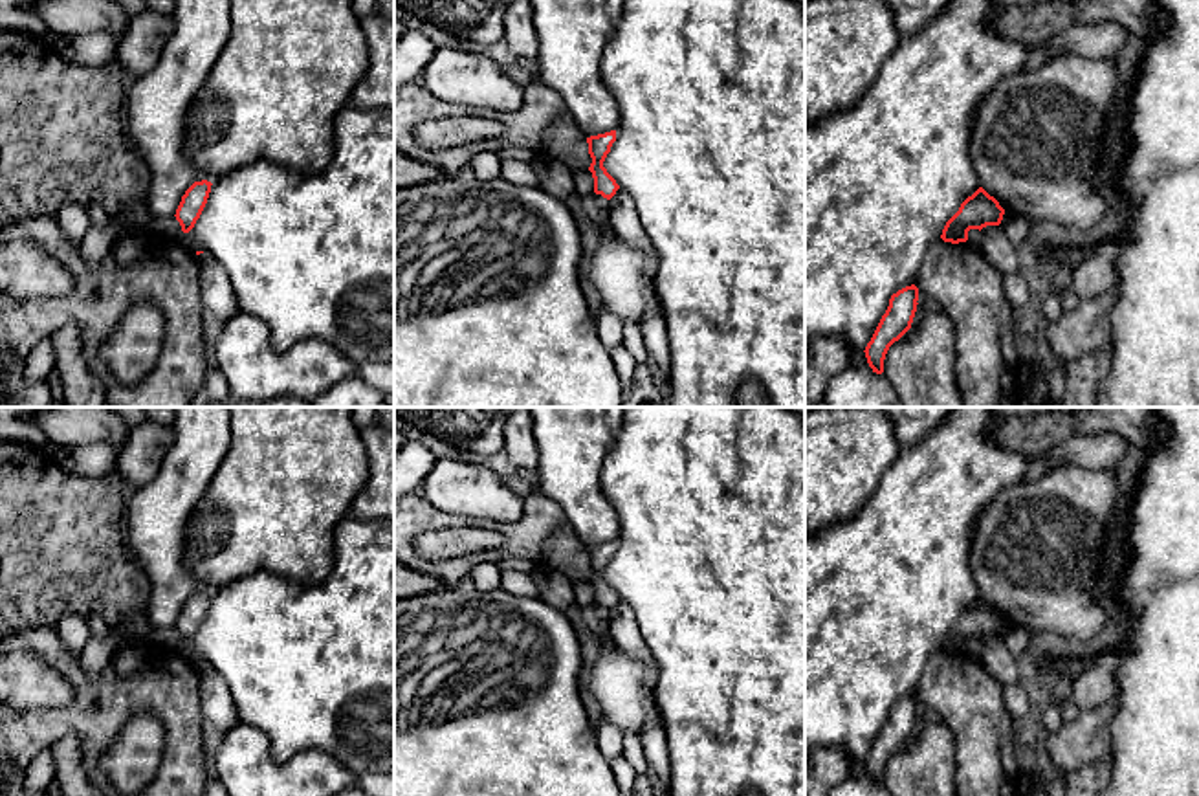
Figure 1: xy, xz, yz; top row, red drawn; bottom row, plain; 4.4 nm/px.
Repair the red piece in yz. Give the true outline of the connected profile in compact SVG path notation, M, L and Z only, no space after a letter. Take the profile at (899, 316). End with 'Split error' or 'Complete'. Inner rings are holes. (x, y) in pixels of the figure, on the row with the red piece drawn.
M915 284L906 286L891 295L889 306L864 350L873 372L884 372L884 359L889 347L911 328L918 304L917 301L918 288Z. Complete

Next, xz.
M616 130L587 138L588 154L592 158L588 171L592 172L594 178L594 193L601 194L607 200L610 200L620 189L616 180L603 167L603 161L610 152L614 141L616 141Z. Complete

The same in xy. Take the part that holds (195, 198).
M207 180L194 182L182 196L174 216L183 233L189 233L200 218L211 193L211 185L213 183Z. Complete

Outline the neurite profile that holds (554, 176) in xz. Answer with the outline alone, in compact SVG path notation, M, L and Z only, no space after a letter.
M539 154L532 167L537 176L537 185L544 193L561 200L574 193L572 167L566 163L546 154Z

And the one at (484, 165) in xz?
M475 152L469 163L469 171L478 180L500 178L500 158L499 152Z

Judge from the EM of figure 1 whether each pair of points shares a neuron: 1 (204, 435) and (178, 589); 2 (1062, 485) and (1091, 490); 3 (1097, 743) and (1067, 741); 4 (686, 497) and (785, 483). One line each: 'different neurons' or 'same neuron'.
1: same neuron
2: same neuron
3: same neuron
4: same neuron

